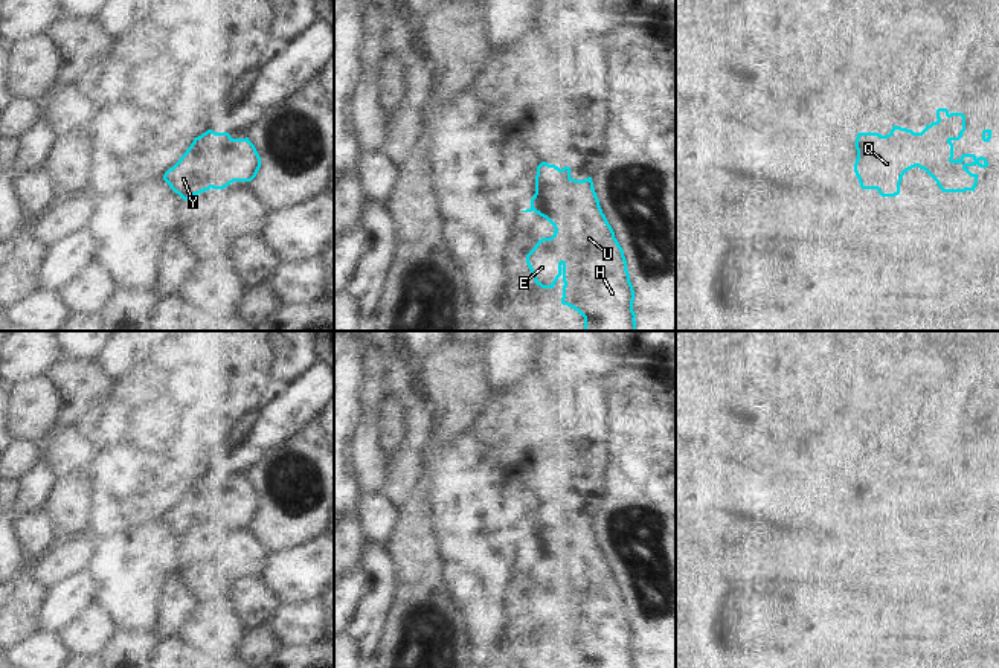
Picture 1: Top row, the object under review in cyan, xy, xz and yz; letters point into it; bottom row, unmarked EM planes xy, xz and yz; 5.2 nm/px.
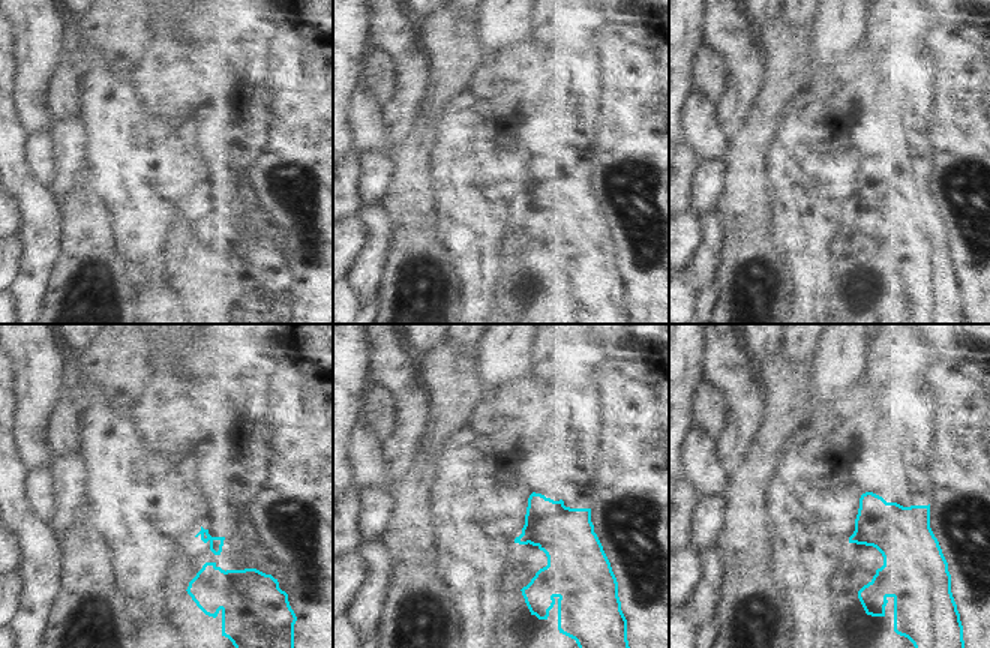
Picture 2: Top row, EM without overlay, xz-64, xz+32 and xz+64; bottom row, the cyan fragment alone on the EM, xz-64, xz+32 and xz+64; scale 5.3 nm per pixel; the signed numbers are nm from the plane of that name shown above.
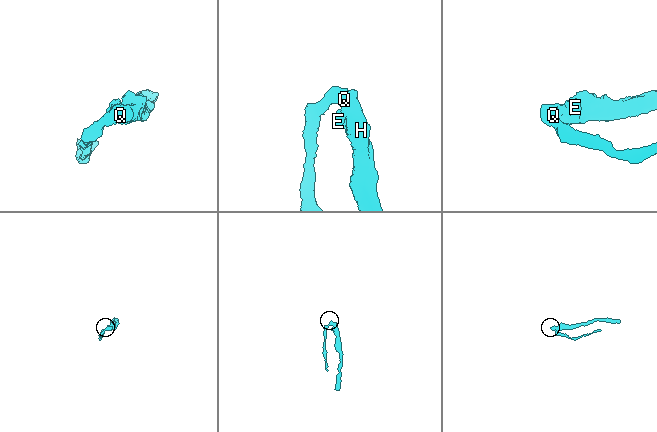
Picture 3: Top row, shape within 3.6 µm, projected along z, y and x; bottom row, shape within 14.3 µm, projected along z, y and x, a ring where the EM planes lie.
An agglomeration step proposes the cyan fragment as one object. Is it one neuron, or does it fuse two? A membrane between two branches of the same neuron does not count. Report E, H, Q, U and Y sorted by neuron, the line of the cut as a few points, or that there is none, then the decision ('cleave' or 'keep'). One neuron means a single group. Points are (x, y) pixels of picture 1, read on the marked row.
groups E H Q U / Y; cut xz (571, 179), (566, 185), (558, 179), (540, 215); cleave

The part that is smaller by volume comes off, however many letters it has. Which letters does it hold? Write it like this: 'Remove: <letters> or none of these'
Remove: Y

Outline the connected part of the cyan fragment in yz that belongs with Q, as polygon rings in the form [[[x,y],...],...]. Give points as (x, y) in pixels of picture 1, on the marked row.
[[[938,108],[936,119],[921,133],[895,125],[886,136],[868,133],[871,139],[862,142],[854,163],[860,188],[877,189],[882,197],[895,197],[900,194],[903,175],[918,166],[943,192],[975,192],[978,174],[967,168],[973,165],[987,168],[988,162],[975,154],[953,159],[952,142],[962,137],[965,116]]]

